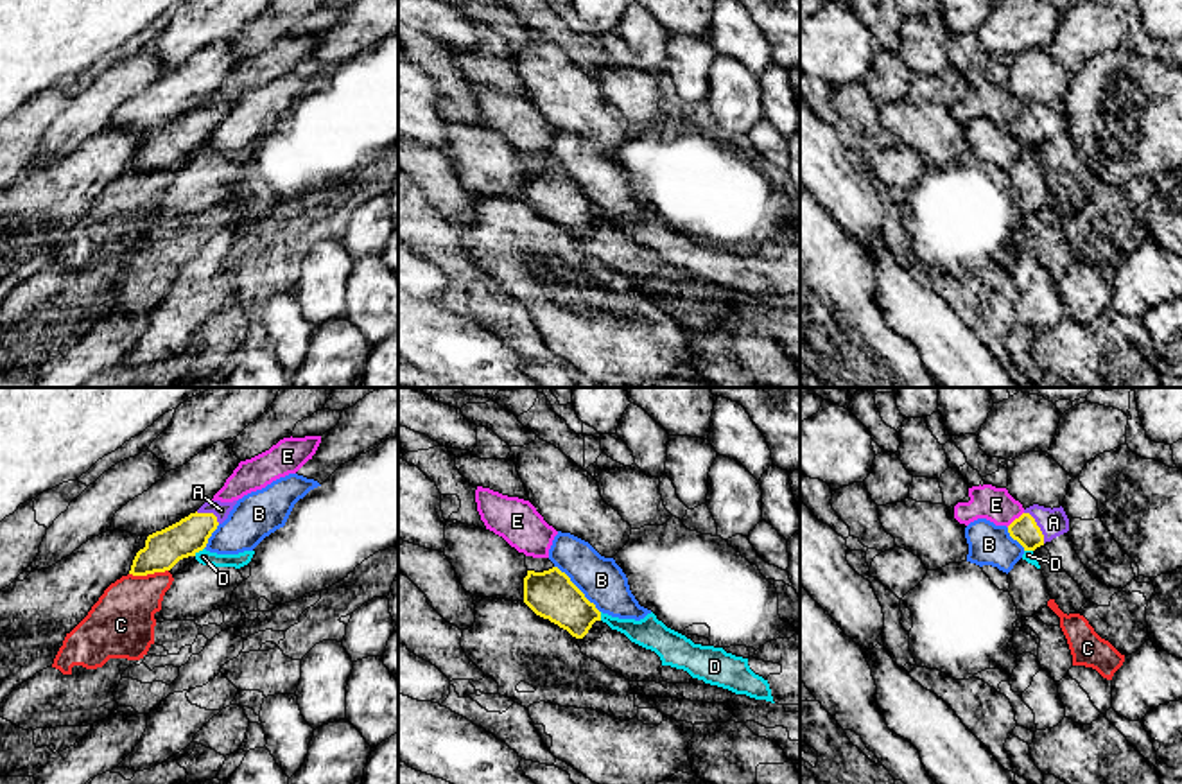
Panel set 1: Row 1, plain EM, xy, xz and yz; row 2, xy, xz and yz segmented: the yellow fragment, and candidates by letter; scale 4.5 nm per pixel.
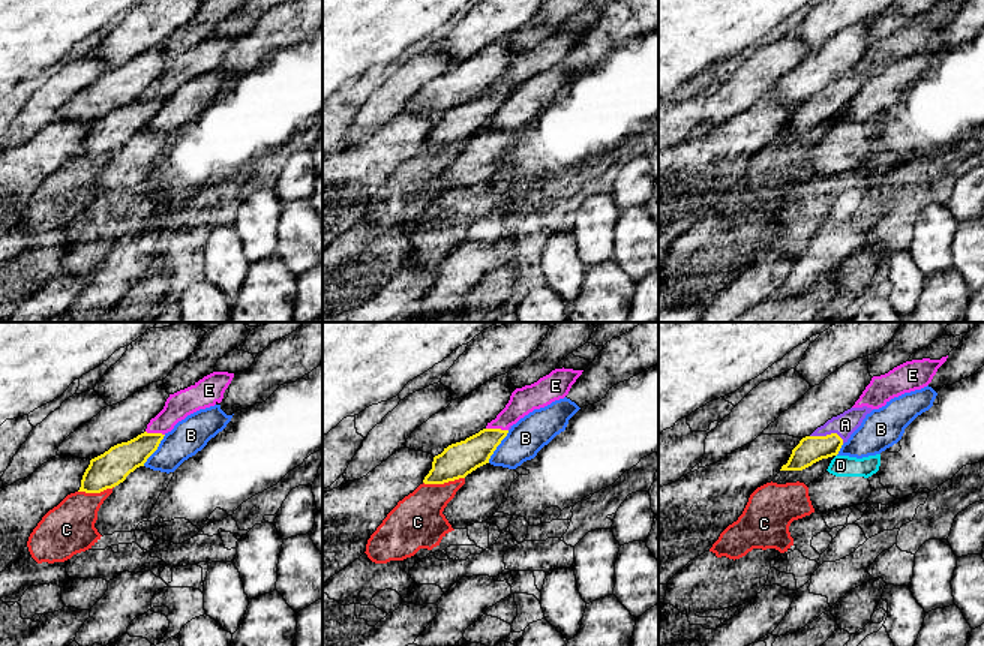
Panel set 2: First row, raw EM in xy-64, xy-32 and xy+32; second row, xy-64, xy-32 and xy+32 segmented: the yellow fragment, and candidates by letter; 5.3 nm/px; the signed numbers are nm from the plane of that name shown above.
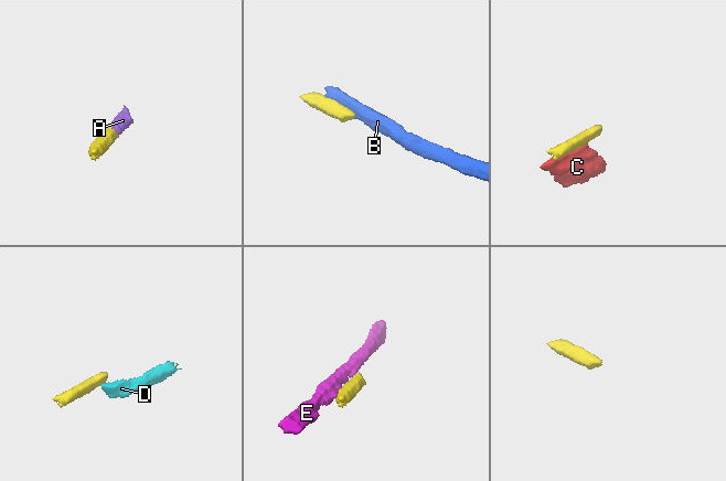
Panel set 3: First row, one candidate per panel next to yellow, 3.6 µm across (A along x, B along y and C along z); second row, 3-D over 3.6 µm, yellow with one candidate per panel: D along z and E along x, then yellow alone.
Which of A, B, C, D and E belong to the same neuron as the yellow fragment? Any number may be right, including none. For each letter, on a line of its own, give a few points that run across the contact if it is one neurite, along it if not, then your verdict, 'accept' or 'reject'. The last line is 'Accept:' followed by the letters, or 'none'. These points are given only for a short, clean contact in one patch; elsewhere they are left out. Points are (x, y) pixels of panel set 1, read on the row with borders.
A: line yz (1025, 530), (1037, 526), (1053, 522); accept
B: reject
C: reject
D: line xy (203, 548), (194, 555); reject
E: reject
Accept: A

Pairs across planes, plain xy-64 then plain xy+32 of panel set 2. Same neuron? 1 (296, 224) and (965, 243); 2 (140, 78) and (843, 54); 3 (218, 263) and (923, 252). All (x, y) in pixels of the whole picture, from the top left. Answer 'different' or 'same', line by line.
1: same
2: same
3: different

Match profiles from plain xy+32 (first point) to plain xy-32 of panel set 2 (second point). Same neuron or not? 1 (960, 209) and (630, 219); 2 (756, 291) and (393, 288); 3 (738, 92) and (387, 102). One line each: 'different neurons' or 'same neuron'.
1: different neurons
2: same neuron
3: same neuron

